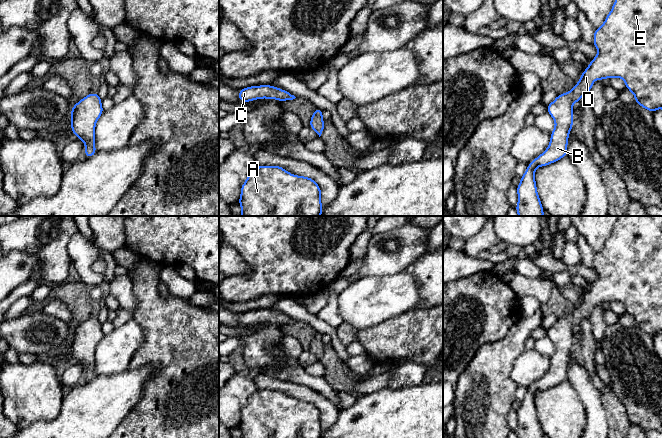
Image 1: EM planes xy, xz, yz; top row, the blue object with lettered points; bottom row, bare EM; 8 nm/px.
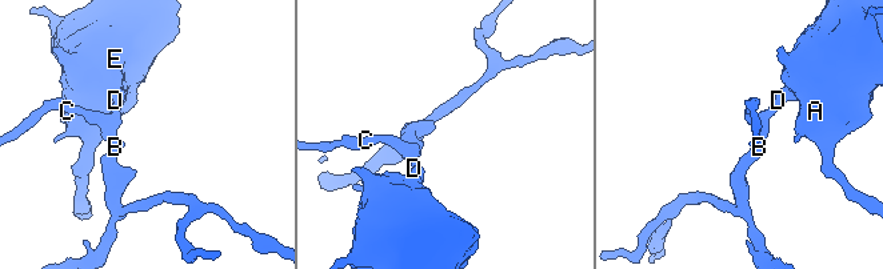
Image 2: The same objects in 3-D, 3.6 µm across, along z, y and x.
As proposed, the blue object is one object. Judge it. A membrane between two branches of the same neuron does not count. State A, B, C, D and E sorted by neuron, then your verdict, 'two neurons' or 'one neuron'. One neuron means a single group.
A B C D E; one neuron

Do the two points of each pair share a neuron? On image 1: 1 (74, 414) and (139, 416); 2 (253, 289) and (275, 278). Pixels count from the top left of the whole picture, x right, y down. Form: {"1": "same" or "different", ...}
{"1": "different", "2": "same"}

